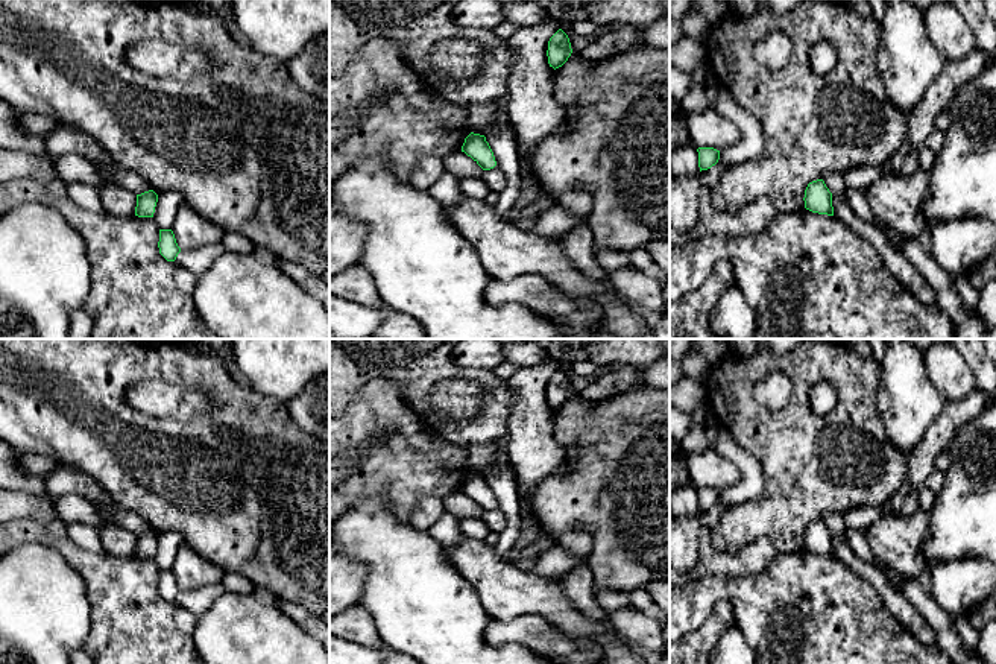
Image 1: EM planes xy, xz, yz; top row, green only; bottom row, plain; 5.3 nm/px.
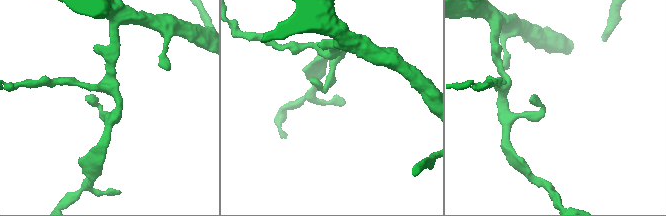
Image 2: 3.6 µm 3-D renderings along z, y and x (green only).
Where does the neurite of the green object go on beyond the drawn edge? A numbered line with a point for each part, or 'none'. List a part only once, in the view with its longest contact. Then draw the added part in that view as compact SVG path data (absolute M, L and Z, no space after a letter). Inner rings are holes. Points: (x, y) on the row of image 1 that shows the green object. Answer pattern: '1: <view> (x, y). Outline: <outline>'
none

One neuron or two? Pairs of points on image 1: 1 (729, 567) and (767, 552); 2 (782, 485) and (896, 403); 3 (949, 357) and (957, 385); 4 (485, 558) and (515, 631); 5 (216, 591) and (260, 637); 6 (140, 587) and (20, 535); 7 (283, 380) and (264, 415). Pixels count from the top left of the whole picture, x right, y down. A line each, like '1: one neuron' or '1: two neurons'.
1: one neuron
2: two neurons
3: one neuron
4: two neurons
5: two neurons
6: one neuron
7: two neurons

